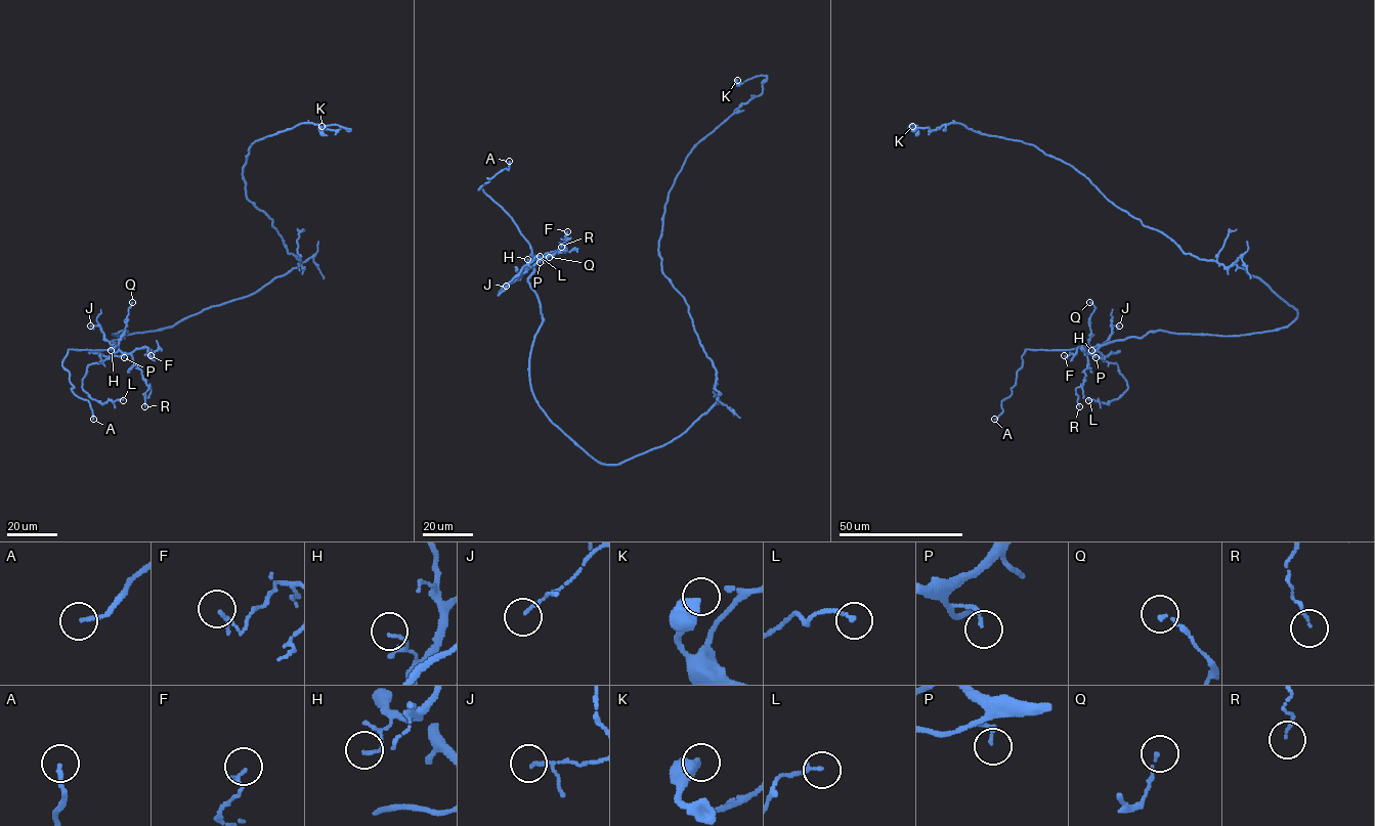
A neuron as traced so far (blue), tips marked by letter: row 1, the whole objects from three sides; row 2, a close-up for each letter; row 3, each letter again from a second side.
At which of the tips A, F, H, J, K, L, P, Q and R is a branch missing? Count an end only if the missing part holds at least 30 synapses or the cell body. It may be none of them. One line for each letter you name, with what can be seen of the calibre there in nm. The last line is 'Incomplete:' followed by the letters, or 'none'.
A: calibre 160 nm
Incomplete: A

